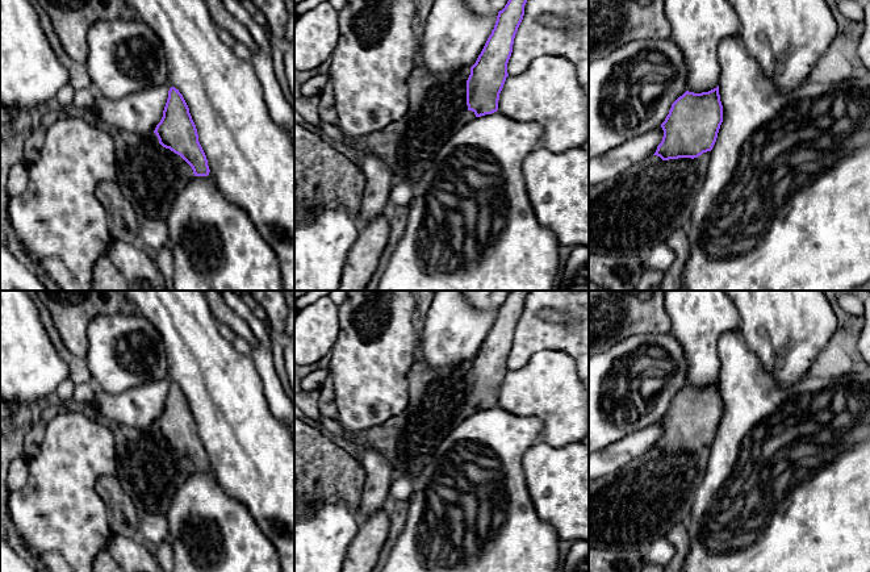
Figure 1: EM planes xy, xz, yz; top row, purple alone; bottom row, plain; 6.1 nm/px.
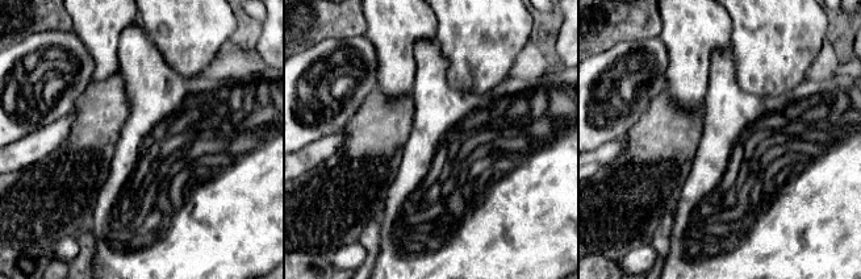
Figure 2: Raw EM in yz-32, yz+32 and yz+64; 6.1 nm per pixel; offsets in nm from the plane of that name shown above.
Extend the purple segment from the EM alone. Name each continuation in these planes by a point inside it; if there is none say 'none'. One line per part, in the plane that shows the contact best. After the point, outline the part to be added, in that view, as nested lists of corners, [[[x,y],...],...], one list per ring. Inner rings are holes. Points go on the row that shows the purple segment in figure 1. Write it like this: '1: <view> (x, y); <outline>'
1: yz (630, 214); [[[711,151],[698,158],[662,160],[651,155],[623,174],[589,185],[589,252],[640,258],[675,230],[687,231],[693,204],[710,163]]]

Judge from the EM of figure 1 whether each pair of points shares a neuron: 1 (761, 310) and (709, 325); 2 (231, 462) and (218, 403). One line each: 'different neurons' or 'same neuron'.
1: different neurons
2: same neuron

